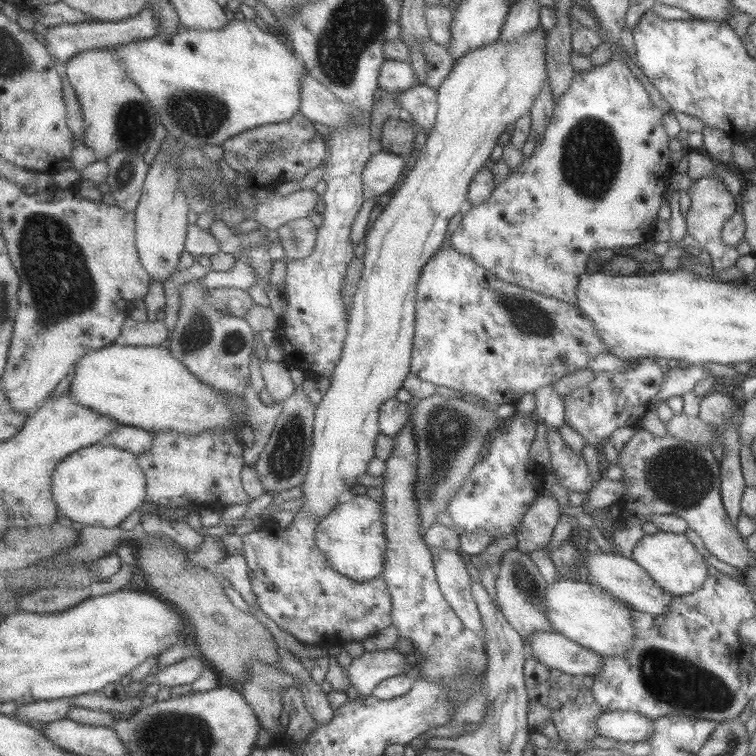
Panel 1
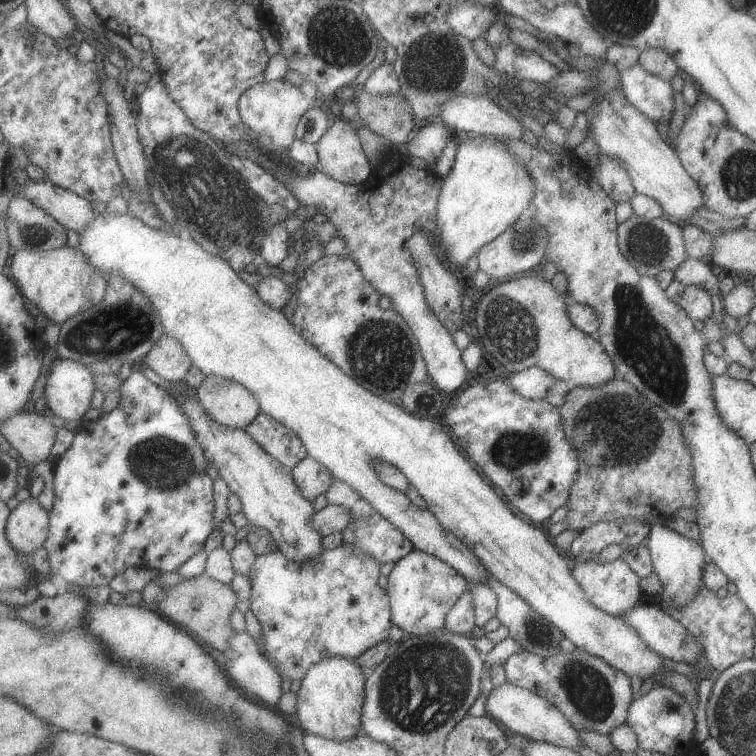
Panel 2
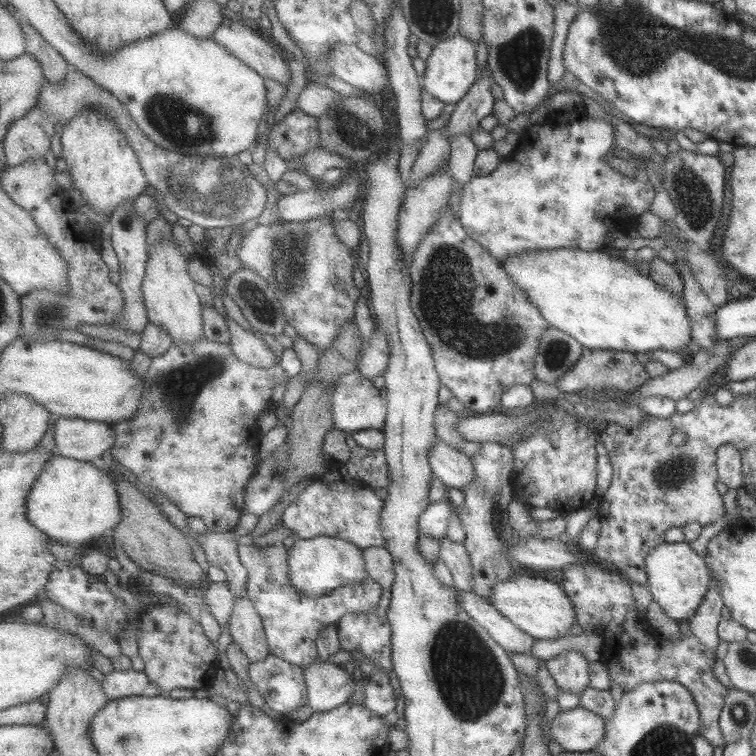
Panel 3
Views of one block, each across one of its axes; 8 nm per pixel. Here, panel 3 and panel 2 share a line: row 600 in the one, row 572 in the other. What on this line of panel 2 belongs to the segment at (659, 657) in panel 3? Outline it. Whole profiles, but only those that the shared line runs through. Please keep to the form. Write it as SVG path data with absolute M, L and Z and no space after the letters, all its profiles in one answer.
M595 558L583 561L577 559L573 570L570 570L575 582L582 587L582 591L593 606L612 615L624 615L633 607L648 603L646 596L638 585L639 577L619 558L610 563L599 563Z

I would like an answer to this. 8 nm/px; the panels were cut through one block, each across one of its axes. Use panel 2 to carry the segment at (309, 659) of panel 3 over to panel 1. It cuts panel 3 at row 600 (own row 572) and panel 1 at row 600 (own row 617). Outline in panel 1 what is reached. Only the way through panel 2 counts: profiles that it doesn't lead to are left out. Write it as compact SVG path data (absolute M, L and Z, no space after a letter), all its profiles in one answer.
M299 511L287 528L269 524L266 528L242 536L243 553L247 557L249 576L259 606L282 630L302 644L318 646L321 642L335 642L347 645L351 640L372 639L379 630L393 625L394 602L387 580L381 574L369 582L357 582L335 570L315 542L319 523L319 519L311 513Z

